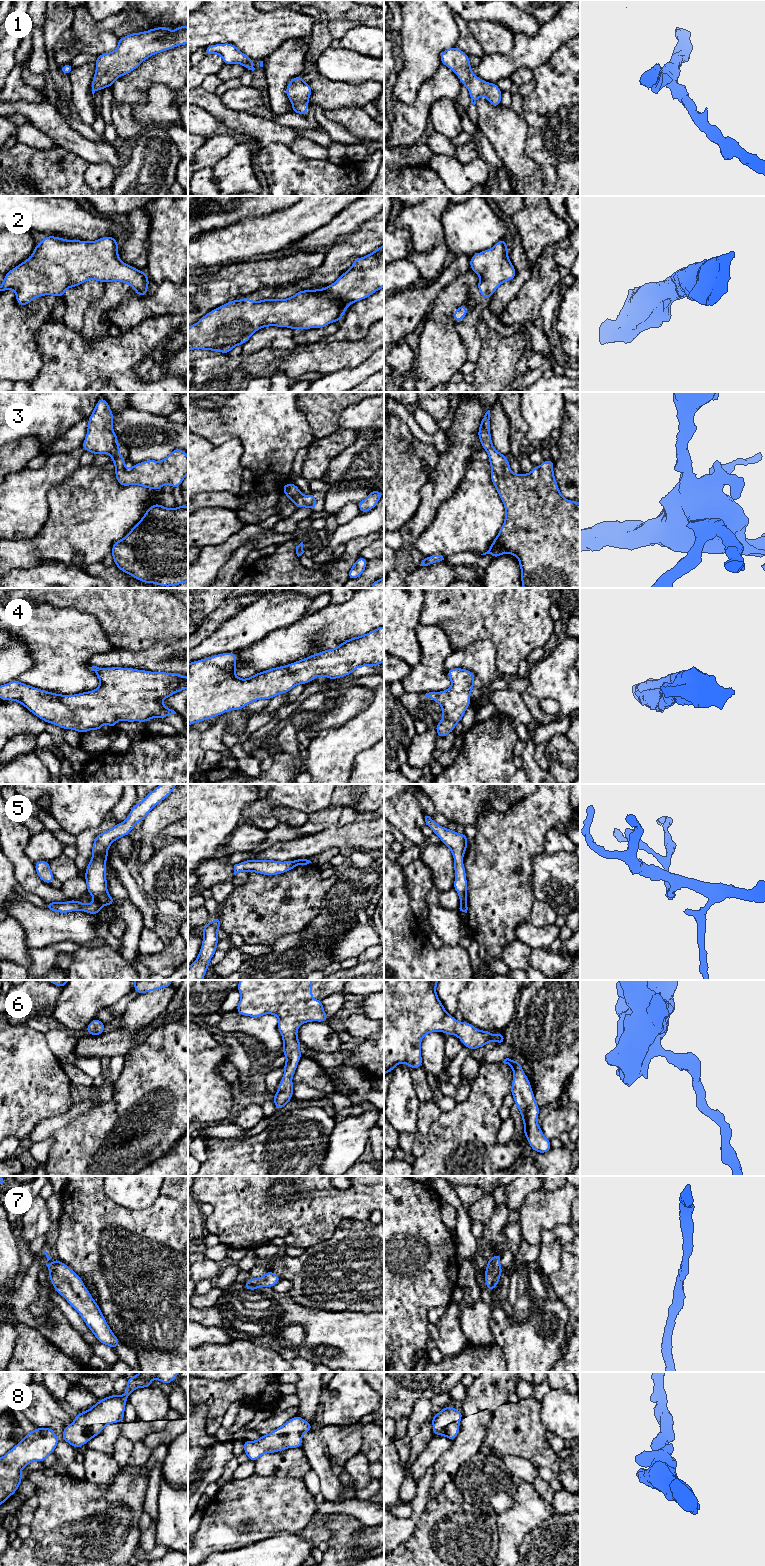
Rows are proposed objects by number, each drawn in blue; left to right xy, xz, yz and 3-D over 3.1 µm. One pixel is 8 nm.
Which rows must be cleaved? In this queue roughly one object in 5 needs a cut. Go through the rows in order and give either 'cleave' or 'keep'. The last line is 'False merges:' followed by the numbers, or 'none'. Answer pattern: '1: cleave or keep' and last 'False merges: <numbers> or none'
1: keep
2: keep
3: keep
4: keep
5: cleave
6: keep
7: keep
8: keep
False merges: 5

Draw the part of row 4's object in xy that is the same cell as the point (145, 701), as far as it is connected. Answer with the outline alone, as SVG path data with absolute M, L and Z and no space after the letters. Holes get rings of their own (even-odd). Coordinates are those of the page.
M92 666L91 670L97 674L100 681L98 688L93 691L62 695L40 690L16 679L0 685L0 699L17 701L46 723L83 734L89 730L101 730L105 723L114 728L118 720L146 723L154 717L163 719L176 714L174 710L164 706L162 700L188 688L188 677L177 673L97 666Z

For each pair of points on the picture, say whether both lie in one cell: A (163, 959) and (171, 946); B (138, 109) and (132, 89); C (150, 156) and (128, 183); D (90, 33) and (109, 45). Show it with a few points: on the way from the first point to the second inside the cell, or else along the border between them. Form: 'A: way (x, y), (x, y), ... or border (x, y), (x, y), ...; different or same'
A: way (166, 956), (171, 949); same
B: border (151, 86), (142, 102), (131, 105); different
C: way (148, 163), (135, 176); same
D: way (95, 38), (98, 41), (104, 41); same

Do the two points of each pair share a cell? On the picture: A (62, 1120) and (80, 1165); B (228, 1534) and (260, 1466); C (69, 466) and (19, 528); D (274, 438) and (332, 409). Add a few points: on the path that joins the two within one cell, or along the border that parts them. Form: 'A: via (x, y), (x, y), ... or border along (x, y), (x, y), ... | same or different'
A: border along (84, 1112), (50, 1135) | different
B: border along (255, 1472), (261, 1475), (276, 1475), (280, 1477) | different
C: via (52, 475), (19, 508), (19, 511) | same
D: border along (295, 402), (295, 406), (304, 415), (315, 438) | different

